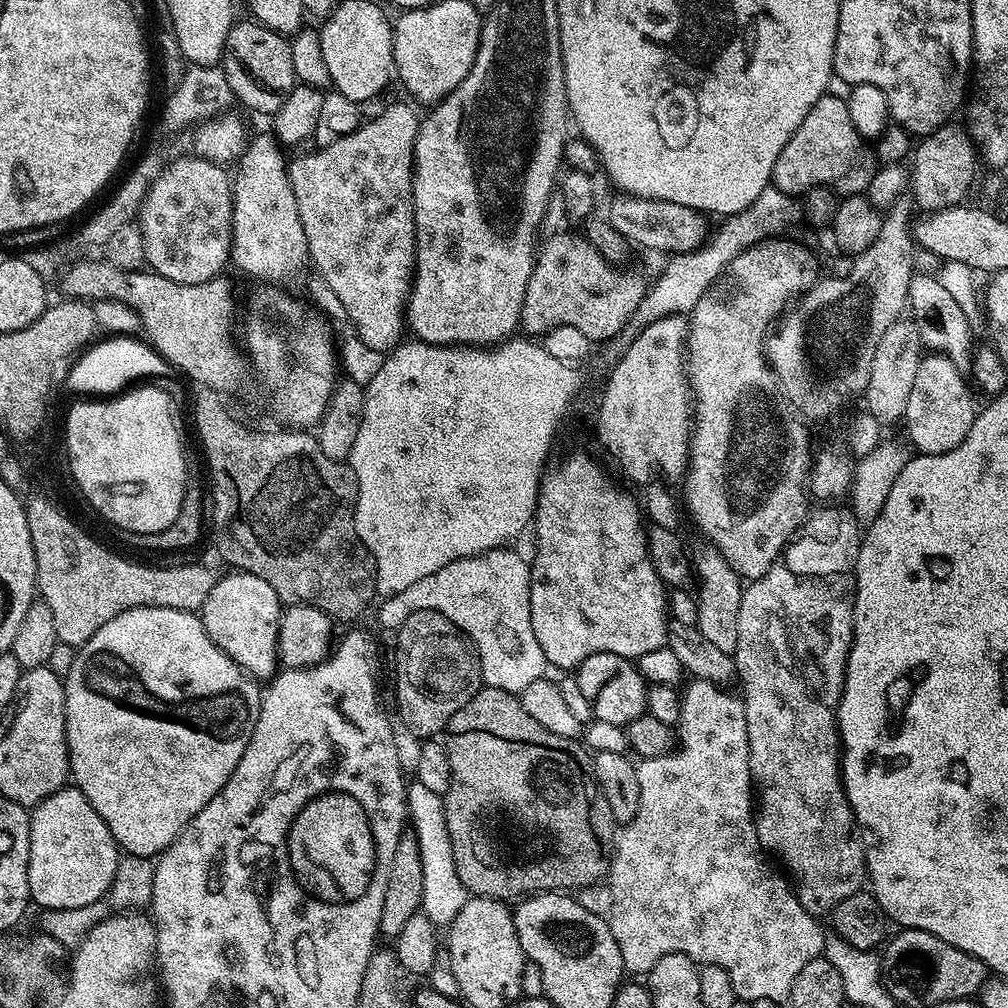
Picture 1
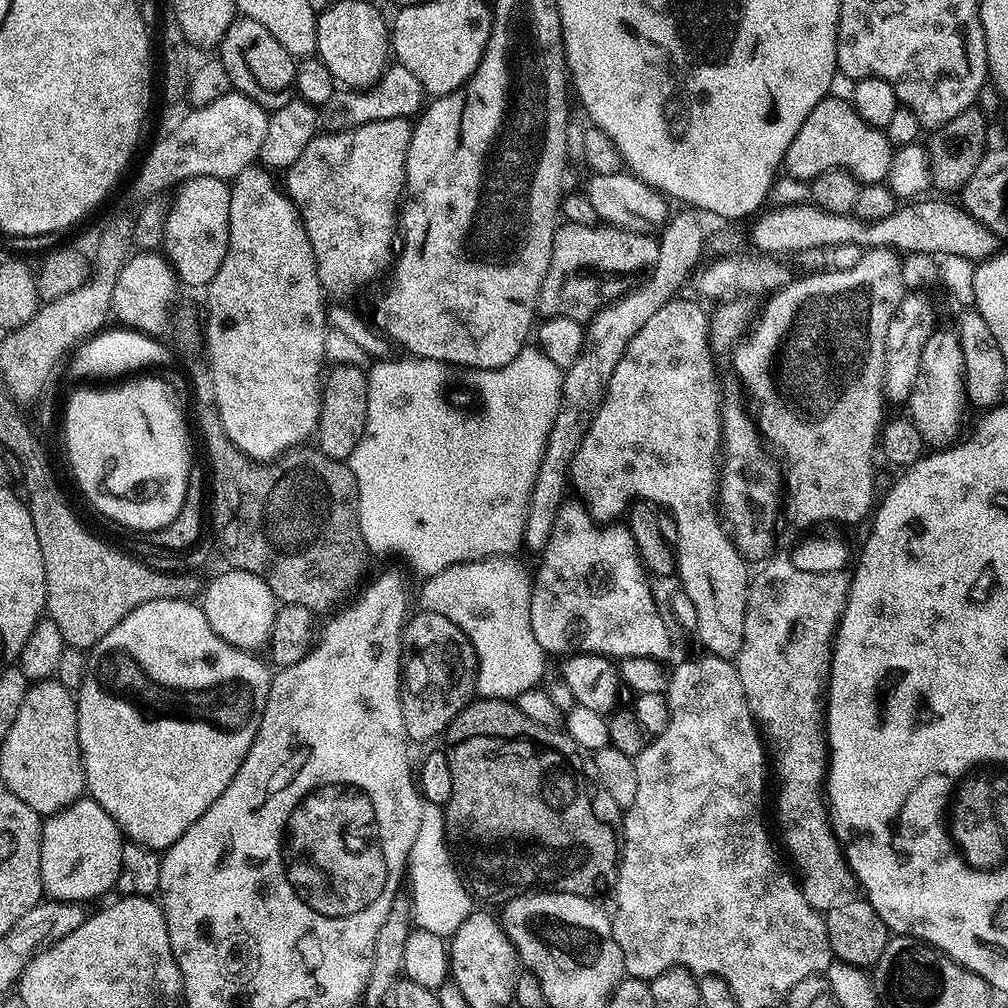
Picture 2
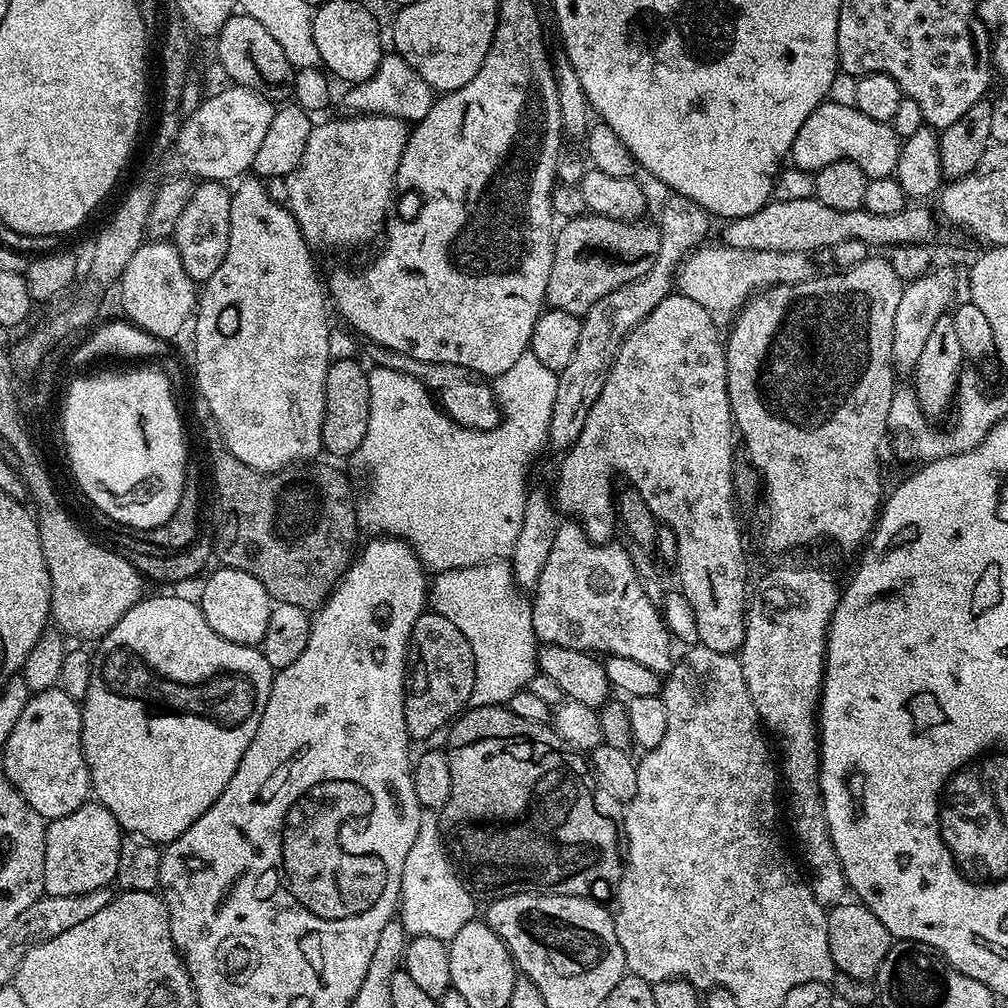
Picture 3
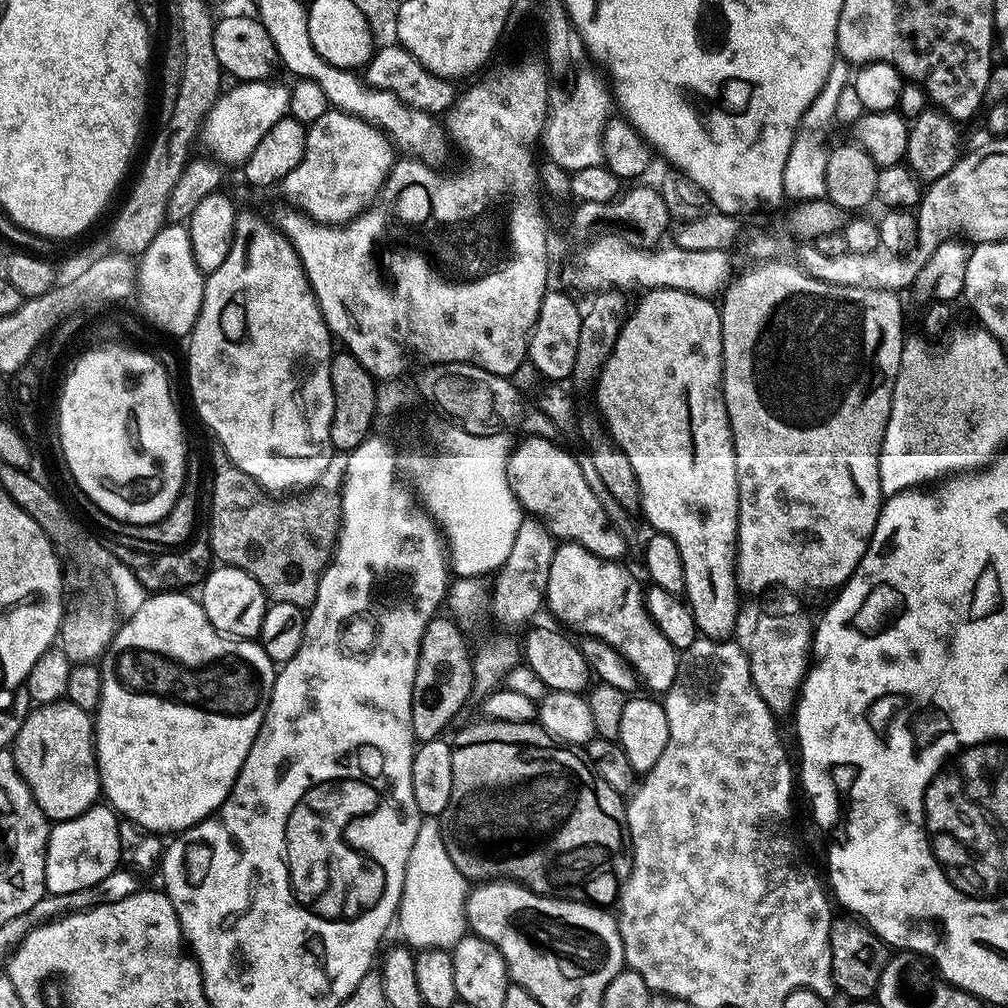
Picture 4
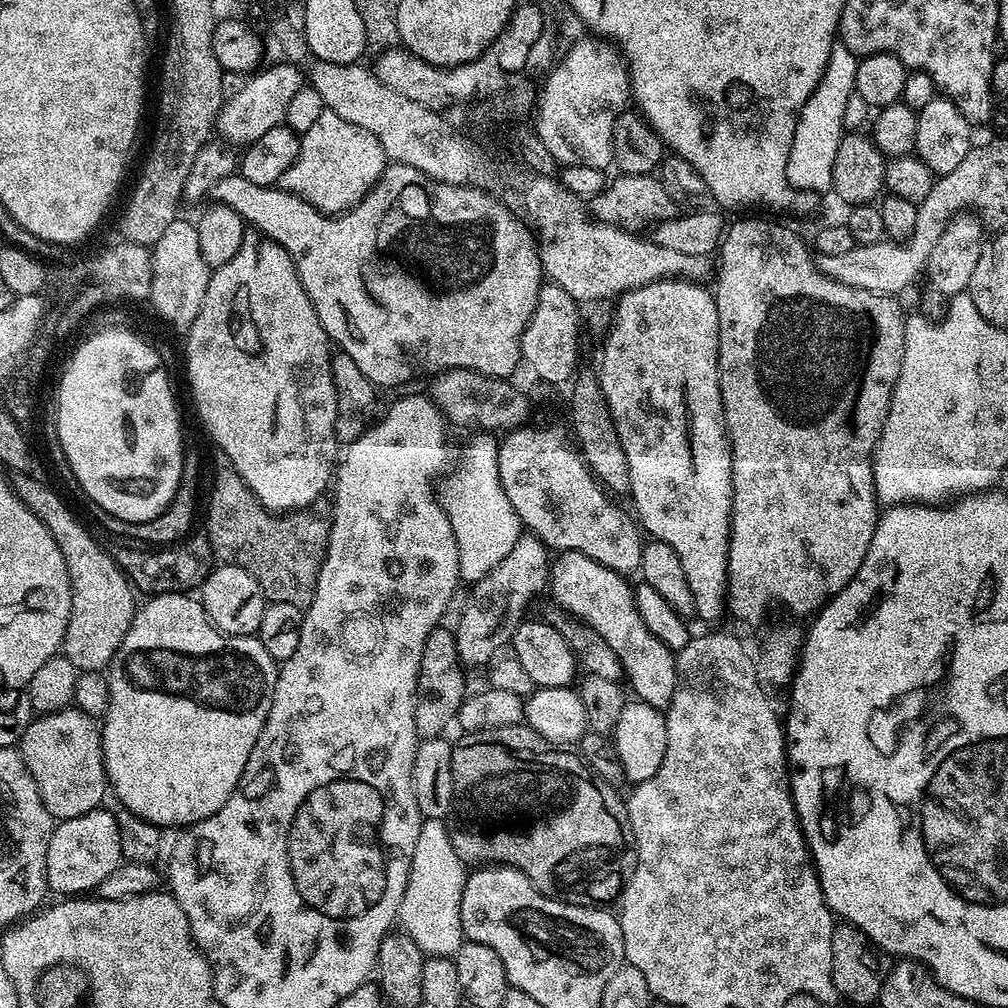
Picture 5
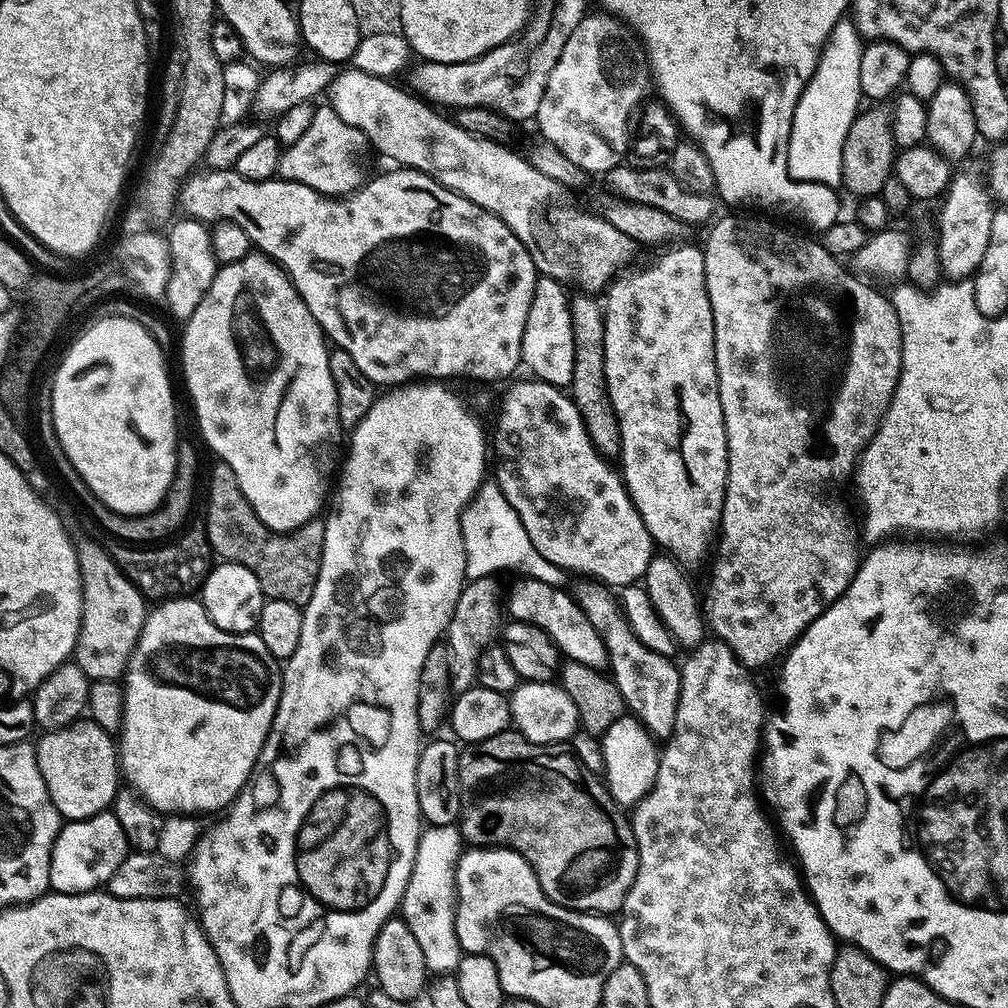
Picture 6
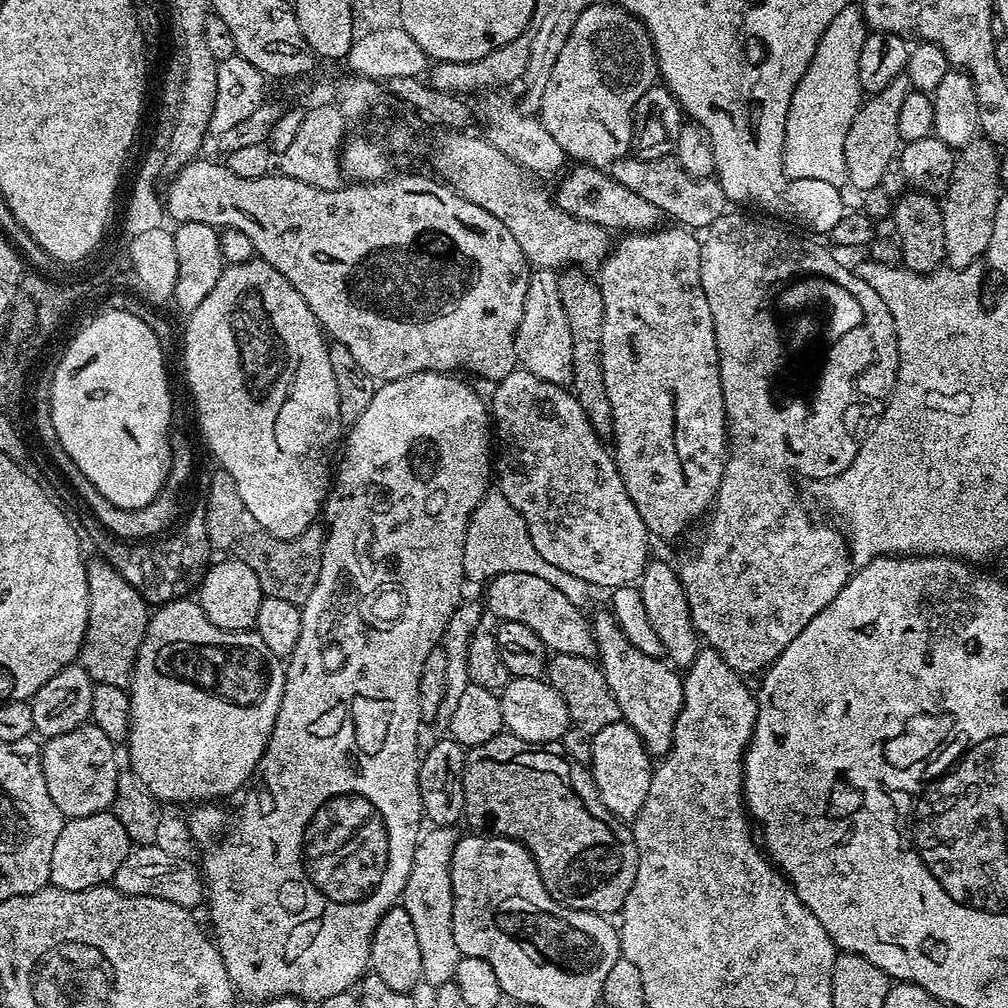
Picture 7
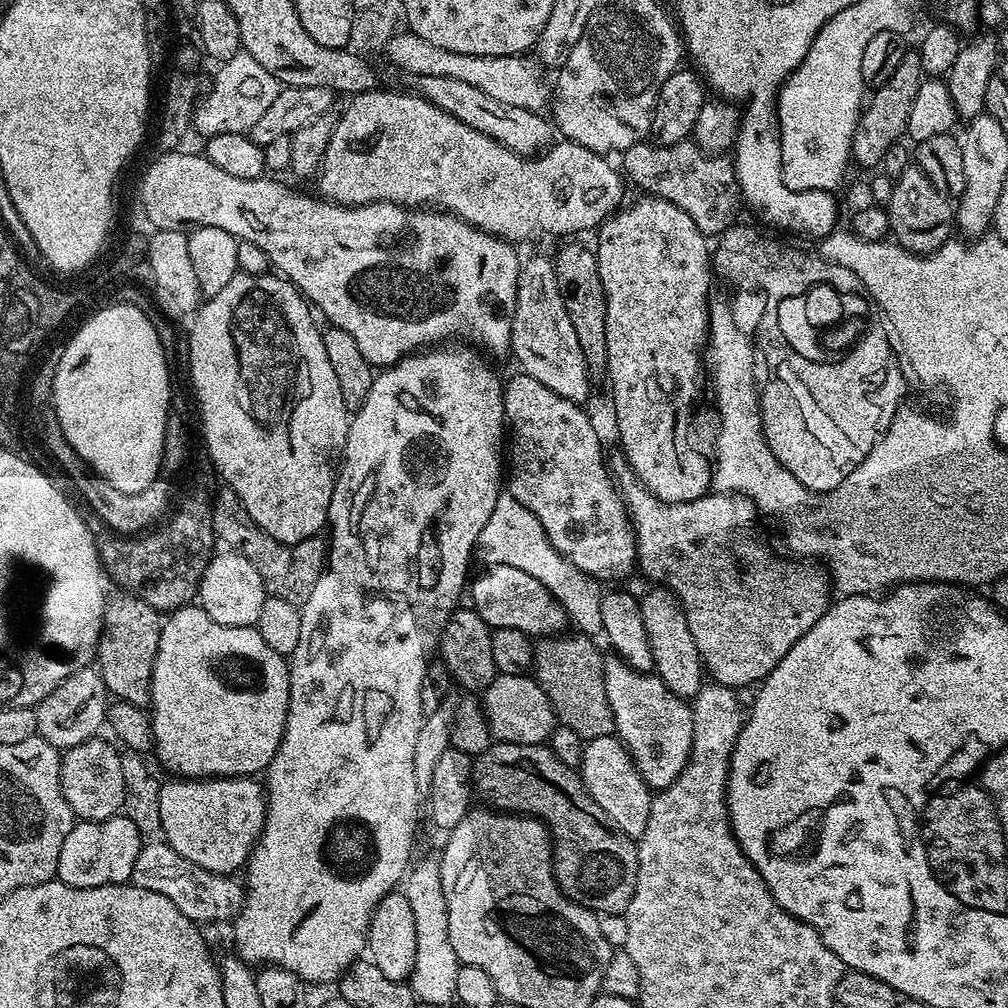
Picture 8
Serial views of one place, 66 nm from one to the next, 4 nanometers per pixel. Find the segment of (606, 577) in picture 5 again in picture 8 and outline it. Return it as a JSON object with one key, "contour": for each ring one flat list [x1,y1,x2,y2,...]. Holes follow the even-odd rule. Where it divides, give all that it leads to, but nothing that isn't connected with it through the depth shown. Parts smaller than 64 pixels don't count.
{"contour":[[615,654,604,656,604,681,606,682,606,698,610,698,610,710,614,714,616,723,615,735,624,741,631,754,640,777,648,784,649,789,659,790,670,786,678,774,686,766,692,749,692,705,683,696,675,696,659,676,645,674,631,668,625,660]]}

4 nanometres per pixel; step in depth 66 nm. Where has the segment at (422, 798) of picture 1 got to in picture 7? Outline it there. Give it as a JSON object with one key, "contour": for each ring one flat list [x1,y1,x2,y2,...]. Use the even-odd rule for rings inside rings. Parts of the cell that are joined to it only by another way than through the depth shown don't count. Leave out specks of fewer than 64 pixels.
{"contour":[[432,826,416,841,414,858,408,881,404,887,402,906,414,922,418,934,418,950,422,950,423,983,429,986,444,984,456,975,460,961,458,942,454,942,454,898,452,897,452,855,456,849,458,832,452,826]]}

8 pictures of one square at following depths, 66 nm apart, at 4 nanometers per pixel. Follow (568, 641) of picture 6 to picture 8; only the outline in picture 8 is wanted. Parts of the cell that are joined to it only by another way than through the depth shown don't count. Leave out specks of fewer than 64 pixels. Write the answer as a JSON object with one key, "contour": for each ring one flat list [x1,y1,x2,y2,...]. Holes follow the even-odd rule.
{"contour":[[494,564,485,567,483,571,484,573,477,580,475,577,471,581,470,596,472,592,472,602,470,604,477,615,480,616,482,622,488,624,492,630,513,628,514,630,522,630,533,638,547,638,563,633,567,629,564,627,569,627,570,621,567,610,558,603,554,594,550,594,550,590,546,590,546,586,542,586,542,582,538,582,538,578,533,578,530,574,518,570,518,566]]}

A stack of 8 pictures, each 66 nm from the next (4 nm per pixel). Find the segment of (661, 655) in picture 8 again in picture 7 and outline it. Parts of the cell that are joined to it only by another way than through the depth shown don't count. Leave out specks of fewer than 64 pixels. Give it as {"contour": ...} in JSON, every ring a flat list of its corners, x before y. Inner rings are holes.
{"contour":[[649,559,644,572,640,575,638,587,640,597,646,605,646,614,650,617,650,624,654,626,654,632,658,634,664,646,667,659,673,665,692,664,702,644,696,628,692,625,692,611,688,605,686,590,680,581,679,571,675,567,671,568,664,560]]}

